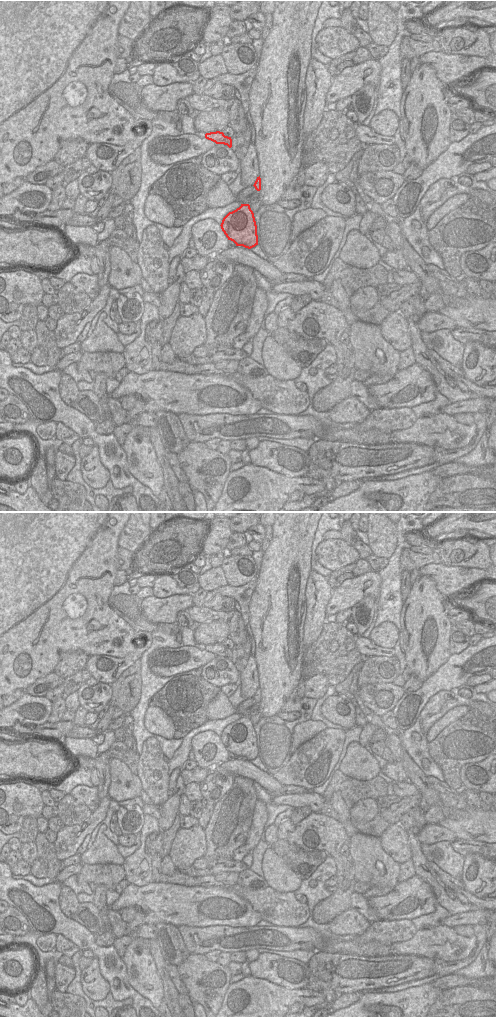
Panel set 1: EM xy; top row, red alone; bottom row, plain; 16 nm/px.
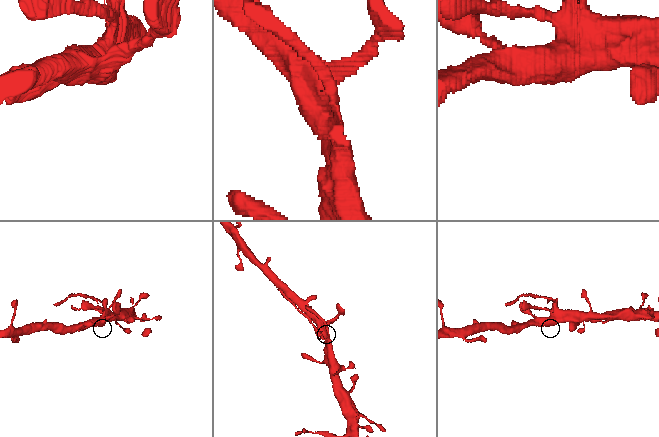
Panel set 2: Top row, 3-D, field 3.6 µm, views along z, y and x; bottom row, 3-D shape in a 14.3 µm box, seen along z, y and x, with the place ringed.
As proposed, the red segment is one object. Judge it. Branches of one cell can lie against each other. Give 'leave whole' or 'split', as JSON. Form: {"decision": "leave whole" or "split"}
{"decision": "leave whole"}

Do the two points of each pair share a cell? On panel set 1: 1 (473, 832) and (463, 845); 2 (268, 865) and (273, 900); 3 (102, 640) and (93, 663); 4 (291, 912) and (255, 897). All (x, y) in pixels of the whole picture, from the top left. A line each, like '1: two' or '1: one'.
1: two
2: two
3: two
4: one

